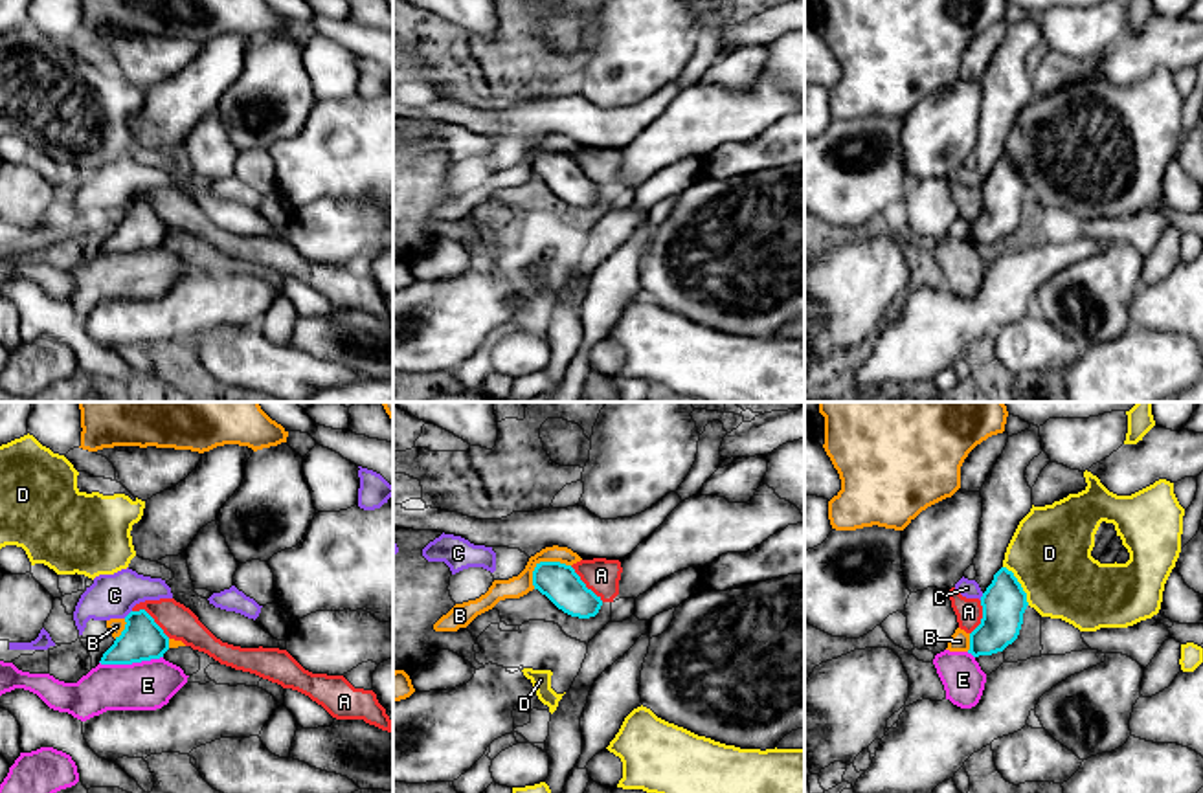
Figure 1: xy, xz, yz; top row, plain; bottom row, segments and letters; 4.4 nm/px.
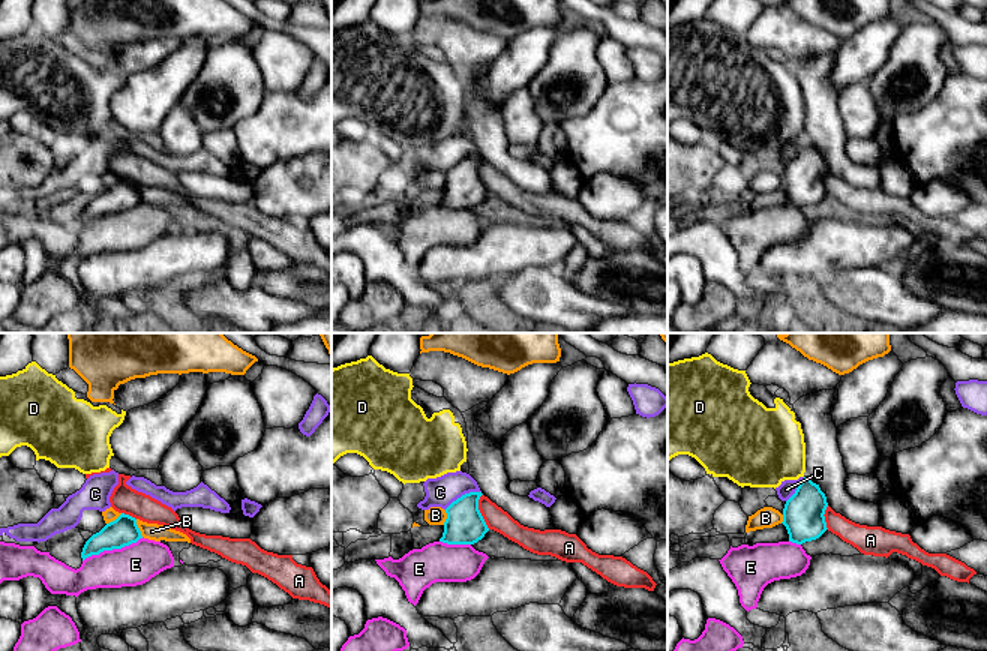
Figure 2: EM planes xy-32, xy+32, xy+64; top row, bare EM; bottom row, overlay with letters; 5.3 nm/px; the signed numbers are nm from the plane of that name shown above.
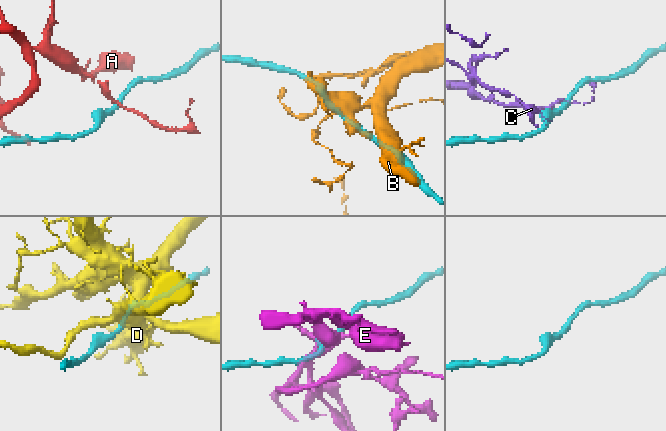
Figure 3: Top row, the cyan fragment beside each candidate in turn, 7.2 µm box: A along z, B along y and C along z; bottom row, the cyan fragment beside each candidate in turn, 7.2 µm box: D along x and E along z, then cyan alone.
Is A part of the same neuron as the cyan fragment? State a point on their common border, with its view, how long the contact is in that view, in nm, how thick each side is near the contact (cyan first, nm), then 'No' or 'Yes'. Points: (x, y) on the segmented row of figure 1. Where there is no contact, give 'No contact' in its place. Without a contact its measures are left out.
Touches cyan at xy (153, 619). Shared border 200 nm. Thickness 190 nm (cyan) against 150 nm. No

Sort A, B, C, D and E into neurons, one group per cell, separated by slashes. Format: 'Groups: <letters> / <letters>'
Groups: A / B / C / D / E

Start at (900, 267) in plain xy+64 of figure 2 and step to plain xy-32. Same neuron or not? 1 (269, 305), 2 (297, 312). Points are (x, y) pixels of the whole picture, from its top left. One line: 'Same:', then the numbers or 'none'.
Same: none

